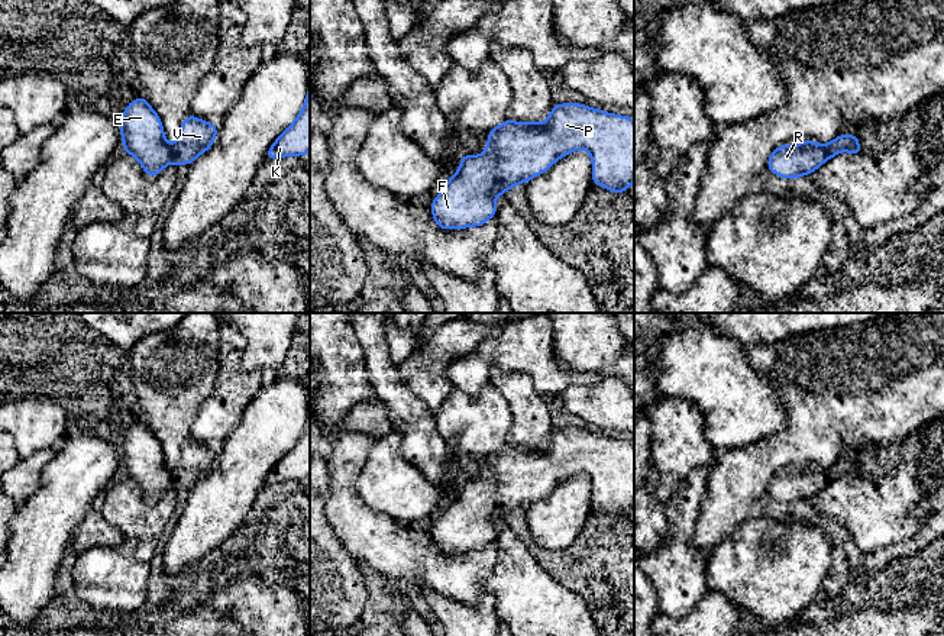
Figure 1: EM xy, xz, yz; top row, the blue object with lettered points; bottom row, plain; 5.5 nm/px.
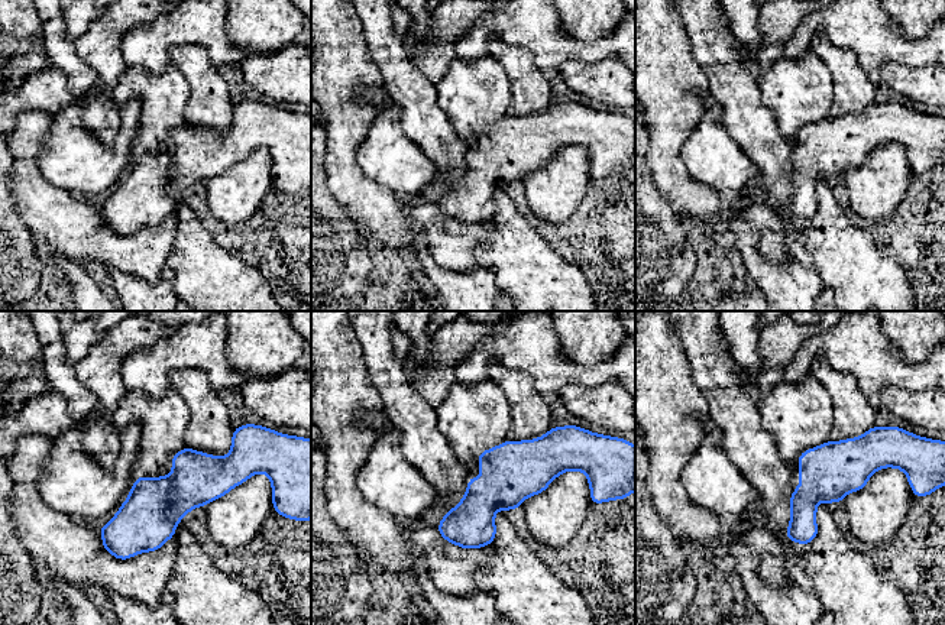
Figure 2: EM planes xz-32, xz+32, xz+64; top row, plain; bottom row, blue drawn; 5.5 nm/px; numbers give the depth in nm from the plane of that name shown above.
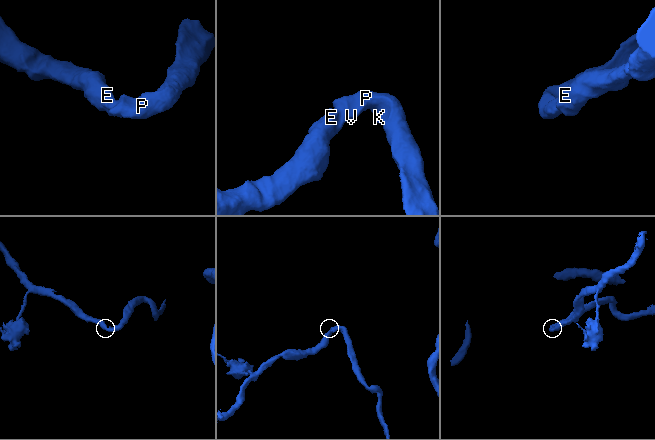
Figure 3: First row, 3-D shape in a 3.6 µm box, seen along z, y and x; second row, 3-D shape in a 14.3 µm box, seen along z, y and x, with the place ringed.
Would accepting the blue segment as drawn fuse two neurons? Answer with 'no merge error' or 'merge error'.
no merge error

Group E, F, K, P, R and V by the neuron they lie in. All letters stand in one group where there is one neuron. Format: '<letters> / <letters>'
E F K P R V

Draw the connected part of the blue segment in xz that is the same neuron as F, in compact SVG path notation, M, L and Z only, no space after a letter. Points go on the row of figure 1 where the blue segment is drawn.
M575 101L555 104L544 122L504 120L488 133L482 155L465 154L455 175L430 204L436 225L443 229L484 226L497 216L495 197L517 184L546 172L556 161L576 149L586 149L592 159L592 184L615 194L634 183L634 120Z

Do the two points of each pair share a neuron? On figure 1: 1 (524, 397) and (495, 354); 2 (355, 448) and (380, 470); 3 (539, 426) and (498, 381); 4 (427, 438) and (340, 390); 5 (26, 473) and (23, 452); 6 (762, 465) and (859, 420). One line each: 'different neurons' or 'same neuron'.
1: different neurons
2: different neurons
3: same neuron
4: different neurons
5: different neurons
6: same neuron

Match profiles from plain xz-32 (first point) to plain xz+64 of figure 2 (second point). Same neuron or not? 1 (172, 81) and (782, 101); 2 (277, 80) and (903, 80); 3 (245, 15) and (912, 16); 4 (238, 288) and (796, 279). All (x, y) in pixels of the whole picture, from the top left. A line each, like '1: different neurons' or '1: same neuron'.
1: same neuron
2: same neuron
3: same neuron
4: different neurons

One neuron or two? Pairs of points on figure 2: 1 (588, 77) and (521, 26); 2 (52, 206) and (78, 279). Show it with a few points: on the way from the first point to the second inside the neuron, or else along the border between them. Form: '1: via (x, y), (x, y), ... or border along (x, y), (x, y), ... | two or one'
1: border along (602, 61), (563, 61), (553, 71) | two
2: border along (57, 252), (86, 266) | two

